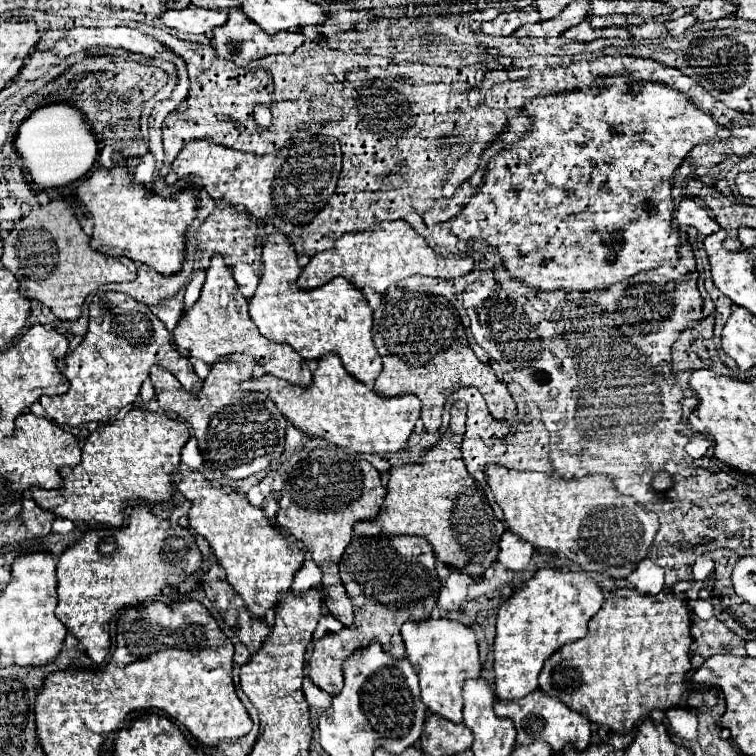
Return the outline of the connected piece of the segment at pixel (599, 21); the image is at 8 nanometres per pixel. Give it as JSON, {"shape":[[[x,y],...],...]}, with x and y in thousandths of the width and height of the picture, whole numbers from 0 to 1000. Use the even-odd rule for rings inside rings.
{"shape":[[[782,22],[782,36],[806,36],[806,33],[829,33],[829,25],[824,22]]]}

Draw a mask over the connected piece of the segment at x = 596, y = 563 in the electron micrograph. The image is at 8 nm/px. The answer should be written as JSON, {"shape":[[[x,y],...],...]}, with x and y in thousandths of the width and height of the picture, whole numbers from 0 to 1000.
{"shape":[[[655,612],[644,615],[642,628],[679,705],[708,721],[708,726],[745,731],[774,755],[800,758],[813,766],[829,763],[856,737],[872,700],[869,681],[837,657],[821,655],[811,642],[811,631],[803,628],[734,634],[724,626],[681,623]]]}

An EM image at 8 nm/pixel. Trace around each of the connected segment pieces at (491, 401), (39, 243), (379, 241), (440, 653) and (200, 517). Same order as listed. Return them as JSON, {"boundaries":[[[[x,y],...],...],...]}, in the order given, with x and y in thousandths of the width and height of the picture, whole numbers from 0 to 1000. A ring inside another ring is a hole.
{"boundaries":[[[[528,380],[512,385],[496,409],[493,451],[507,475],[507,491],[493,512],[496,520],[504,525],[522,525],[528,520],[552,522],[560,533],[557,554],[565,573],[575,573],[583,565],[589,528],[607,512],[631,512],[657,557],[681,554],[684,538],[676,520],[660,507],[652,488],[623,464],[610,419],[589,393]]],[[[81,263],[65,266],[60,274],[44,276],[36,287],[20,295],[7,316],[4,351],[20,361],[25,385],[38,396],[49,396],[78,422],[102,425],[112,393],[139,374],[179,372],[181,351],[168,340],[147,340],[118,327],[118,313],[107,303],[99,279]]],[[[507,292],[496,295],[485,306],[475,308],[454,308],[443,324],[435,332],[425,332],[411,340],[409,351],[401,356],[401,361],[393,369],[393,377],[398,382],[414,382],[435,374],[443,366],[456,366],[459,372],[470,374],[472,382],[491,380],[499,388],[509,388],[515,377],[541,366],[541,364],[567,364],[567,366],[583,366],[583,369],[599,369],[620,361],[626,356],[623,340],[597,345],[597,343],[581,343],[581,337],[565,324],[562,313],[552,311],[549,303],[538,292]]],[[[583,816],[562,819],[554,824],[538,821],[530,829],[530,840],[538,856],[538,869],[554,893],[560,930],[570,943],[578,943],[599,956],[612,955],[612,901],[631,898],[636,893],[628,835],[615,824]]],[[[263,623],[234,626],[231,644],[253,663],[250,694],[276,716],[287,742],[300,755],[300,769],[321,790],[329,811],[345,819],[353,806],[366,803],[369,787],[385,779],[388,761],[401,747],[401,721],[396,716],[382,716],[366,702],[351,676],[335,671],[321,652],[287,644]]]]}

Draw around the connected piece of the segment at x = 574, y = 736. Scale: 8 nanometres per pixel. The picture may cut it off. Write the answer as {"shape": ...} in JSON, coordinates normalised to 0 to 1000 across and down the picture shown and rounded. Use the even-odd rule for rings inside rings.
{"shape":[[[716,911],[679,927],[657,927],[655,943],[660,948],[673,948],[684,964],[684,985],[702,985],[705,980],[724,980],[734,996],[750,983],[758,983],[763,991],[774,991],[782,978],[782,956],[769,943],[753,938],[737,922],[721,919]]]}

